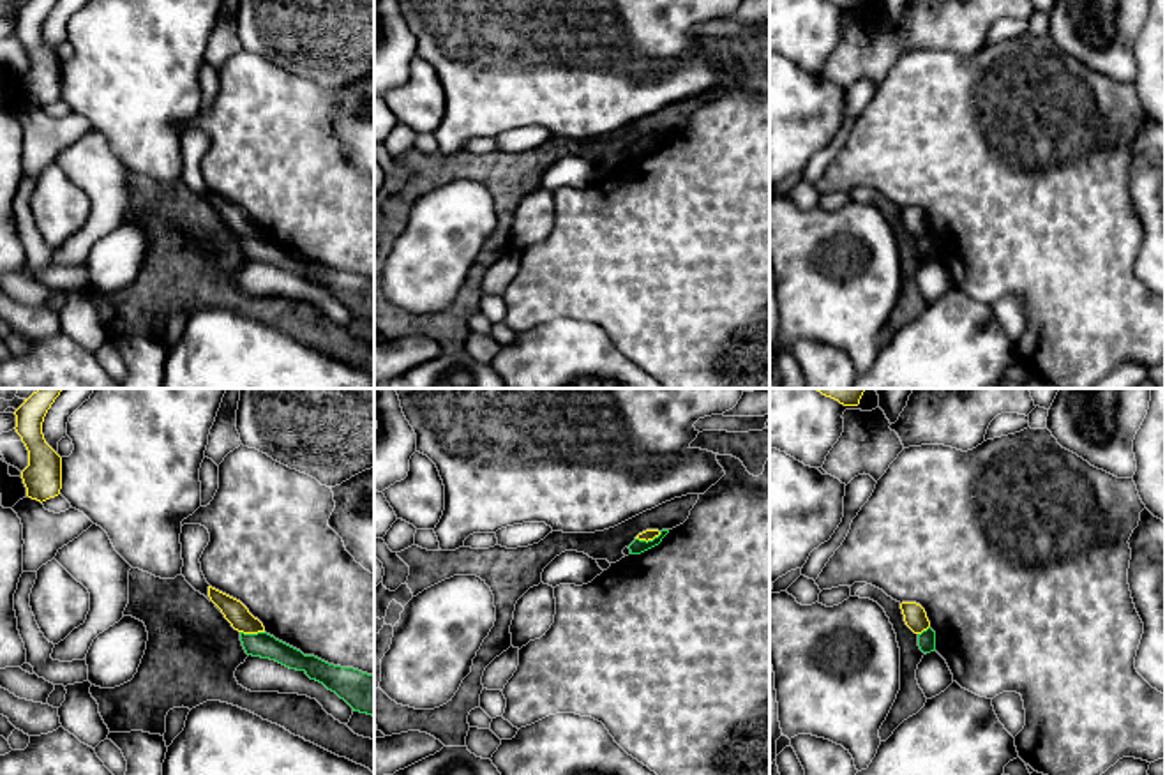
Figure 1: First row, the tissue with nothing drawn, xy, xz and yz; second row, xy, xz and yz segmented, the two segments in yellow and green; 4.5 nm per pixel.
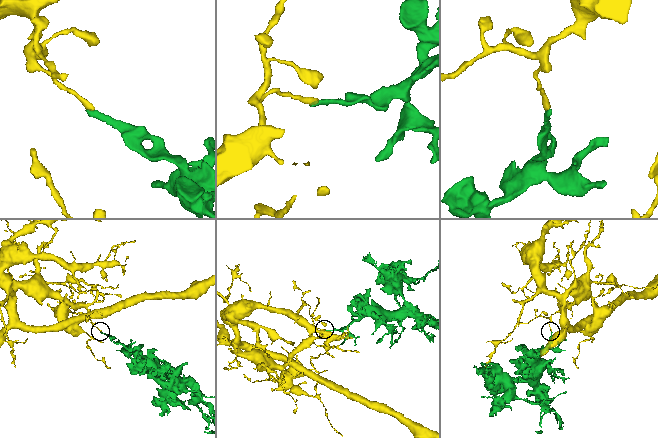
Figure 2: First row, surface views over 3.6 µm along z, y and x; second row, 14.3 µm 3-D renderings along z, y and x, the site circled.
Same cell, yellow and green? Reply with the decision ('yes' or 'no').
no

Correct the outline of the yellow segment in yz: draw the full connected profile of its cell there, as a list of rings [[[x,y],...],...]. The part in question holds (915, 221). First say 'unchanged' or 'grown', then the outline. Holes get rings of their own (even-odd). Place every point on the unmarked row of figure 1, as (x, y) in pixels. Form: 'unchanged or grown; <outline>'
unchanged; [[[916,207],[900,208],[906,229],[914,237],[921,238],[930,231],[925,214]]]

